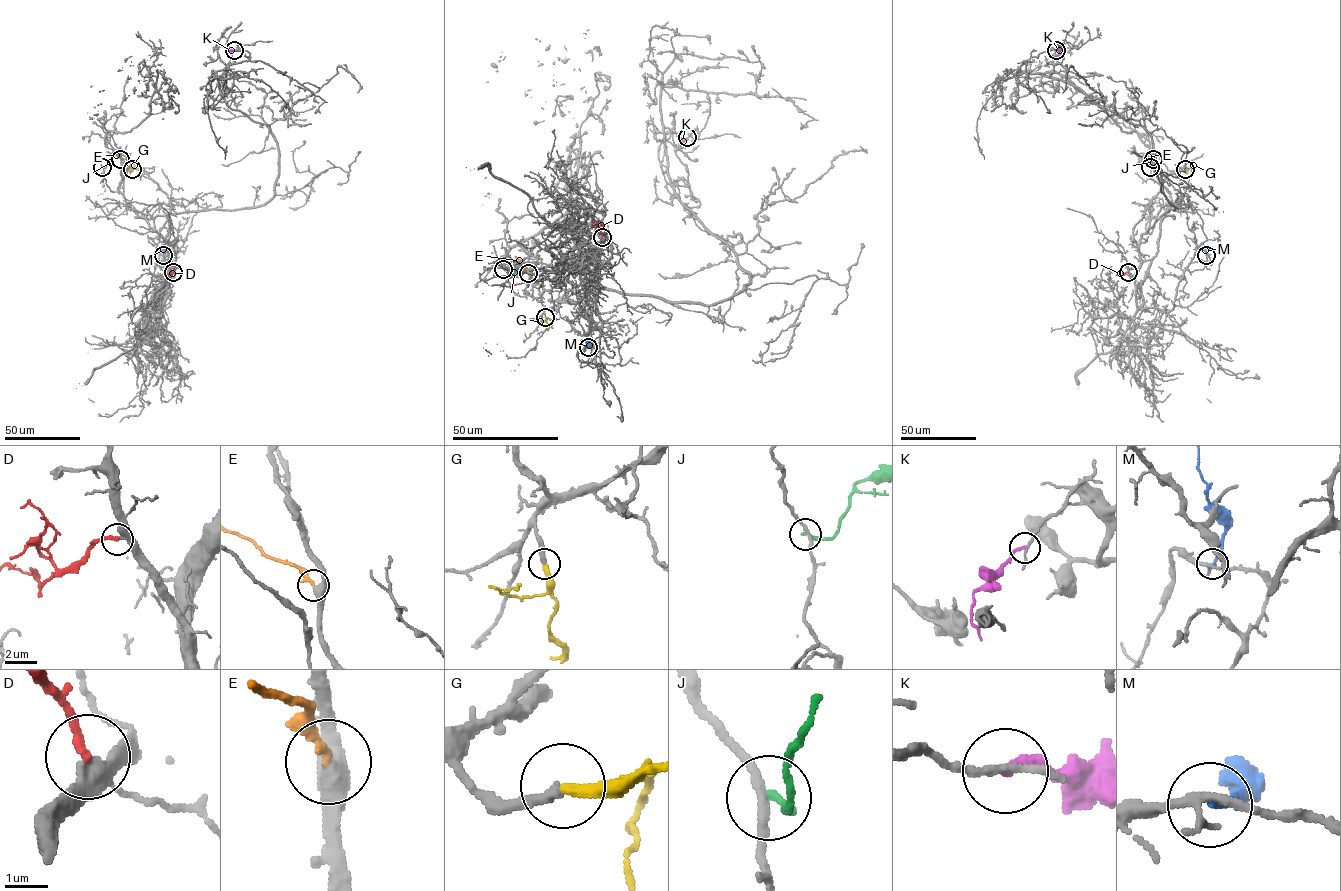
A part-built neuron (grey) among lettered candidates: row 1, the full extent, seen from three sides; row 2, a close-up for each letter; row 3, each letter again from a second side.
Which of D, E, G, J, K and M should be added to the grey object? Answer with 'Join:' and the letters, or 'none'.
Join: D, E, G

